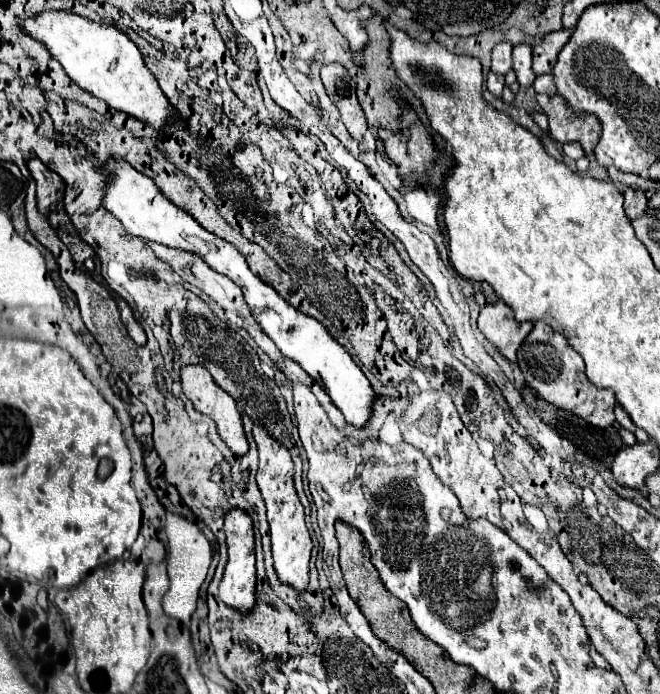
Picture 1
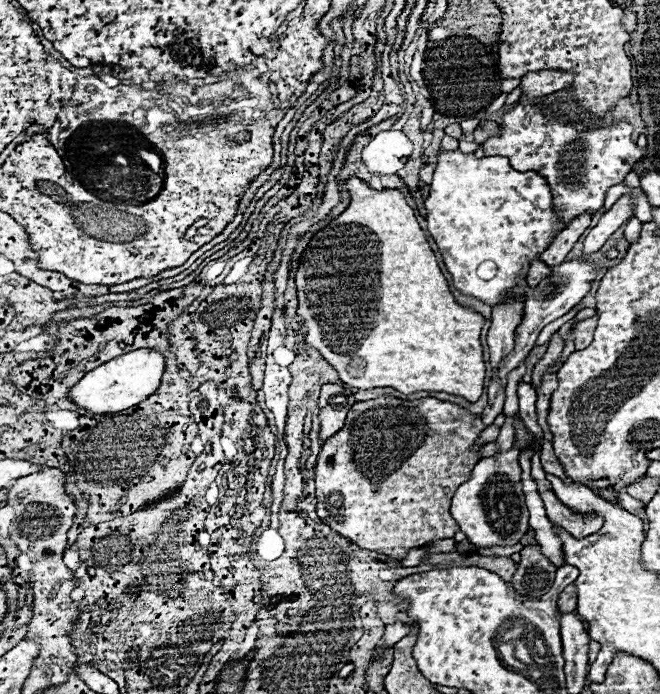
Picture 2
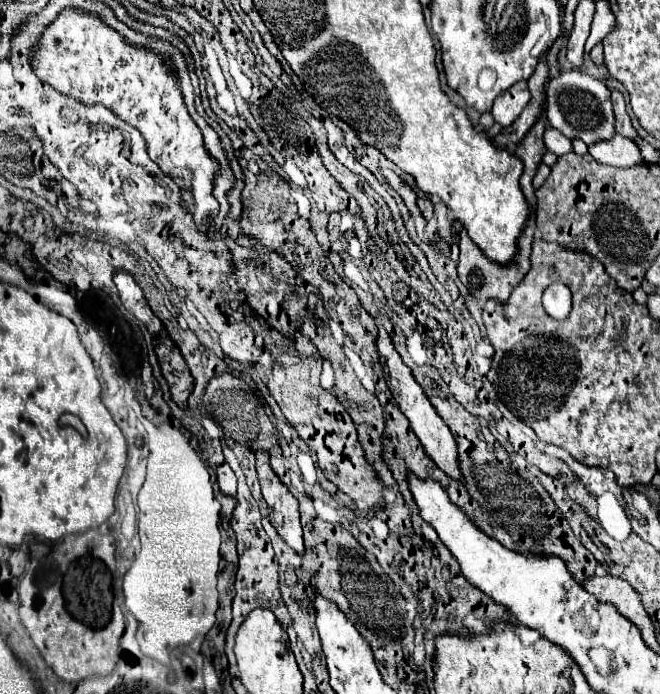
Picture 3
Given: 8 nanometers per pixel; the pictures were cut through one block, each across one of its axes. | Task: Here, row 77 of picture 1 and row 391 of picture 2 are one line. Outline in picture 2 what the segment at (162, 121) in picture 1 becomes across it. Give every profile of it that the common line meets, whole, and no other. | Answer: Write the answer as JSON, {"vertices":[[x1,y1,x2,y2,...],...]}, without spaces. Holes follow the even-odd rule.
{"vertices":[[140,348,140,350,124,354,122,358,114,358,94,370,90,370,88,374,84,374,84,378,78,380,70,388,68,400,92,414,122,412,122,410,128,410,132,406,140,404,150,394,154,394,160,386,162,372,164,372,164,356,156,350]]}

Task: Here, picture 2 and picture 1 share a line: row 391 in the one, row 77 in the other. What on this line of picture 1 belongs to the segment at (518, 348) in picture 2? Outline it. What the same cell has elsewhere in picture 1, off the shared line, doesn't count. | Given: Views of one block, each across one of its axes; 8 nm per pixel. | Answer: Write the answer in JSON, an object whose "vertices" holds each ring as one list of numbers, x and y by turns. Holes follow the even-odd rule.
{"vertices":[[490,72,490,74,488,74,488,80,486,80,486,86,488,86,488,90,490,90,496,98,500,98,500,96,502,96,502,90,504,90,504,76]]}

